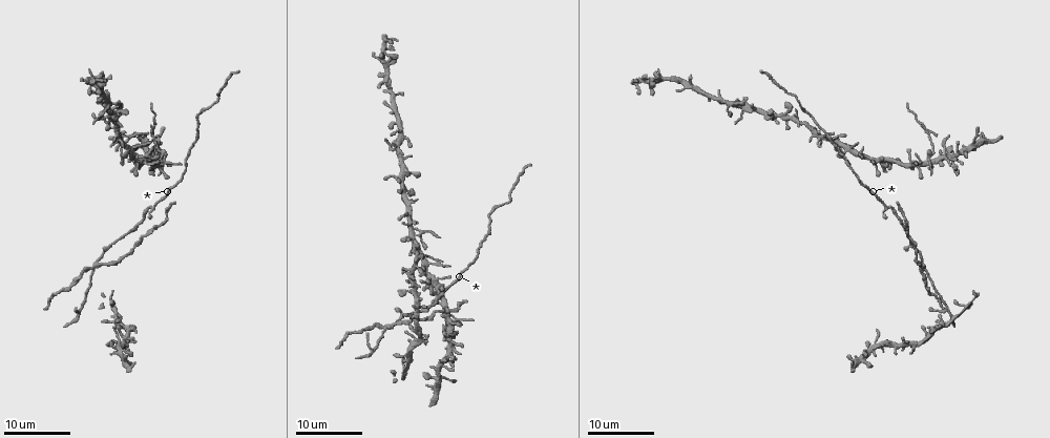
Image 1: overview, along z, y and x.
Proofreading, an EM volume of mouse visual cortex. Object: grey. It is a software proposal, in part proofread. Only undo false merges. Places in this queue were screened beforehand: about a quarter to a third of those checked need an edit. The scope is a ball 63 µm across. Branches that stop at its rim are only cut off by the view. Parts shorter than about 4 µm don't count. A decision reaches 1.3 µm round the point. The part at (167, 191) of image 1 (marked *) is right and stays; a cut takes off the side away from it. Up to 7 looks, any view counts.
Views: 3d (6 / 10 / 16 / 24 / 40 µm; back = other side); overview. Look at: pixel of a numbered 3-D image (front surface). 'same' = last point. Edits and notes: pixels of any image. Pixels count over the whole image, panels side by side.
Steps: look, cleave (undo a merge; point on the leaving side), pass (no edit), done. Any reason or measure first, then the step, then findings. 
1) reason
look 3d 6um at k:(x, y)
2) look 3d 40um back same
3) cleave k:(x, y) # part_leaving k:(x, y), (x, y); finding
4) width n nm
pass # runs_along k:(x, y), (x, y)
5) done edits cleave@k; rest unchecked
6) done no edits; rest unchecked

four or more arms meet
look 3d 16um at 1:(413, 226)

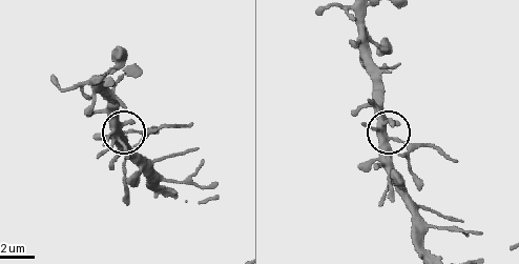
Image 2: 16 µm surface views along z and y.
zoom in
look 3d 10um at 2:(124, 133)

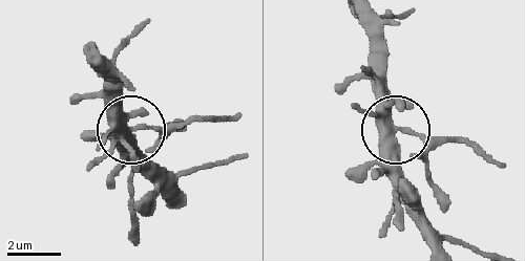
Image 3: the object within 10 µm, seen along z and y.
pass # one neuron here

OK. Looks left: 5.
looks like a crossing
look 3d 16um at 1:(389, 325)

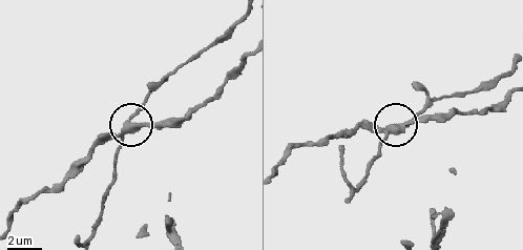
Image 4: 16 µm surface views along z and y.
look 3d 10um at 4:(393, 130)

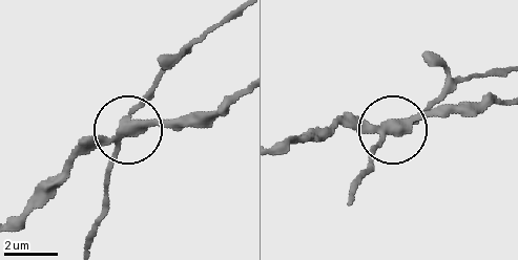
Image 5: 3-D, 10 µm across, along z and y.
cleave 5:(85, 147) # part_leaving 5:(127, 128), (206, 121), (240, 99); a second neuron is stuck on

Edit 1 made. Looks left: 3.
four or more arms meet
look 3d 16um at 1:(161, 157)

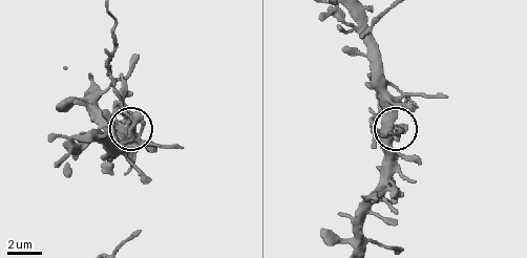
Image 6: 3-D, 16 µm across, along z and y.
look 3d 10um at 6:(395, 127)

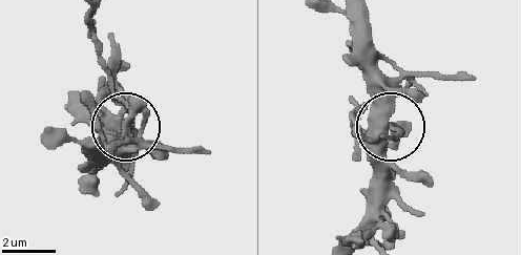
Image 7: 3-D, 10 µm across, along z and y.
cleave 7:(102, 64) # part_leaving 7:(130, 110), (112, 86), (92, 12); two neurons meet here

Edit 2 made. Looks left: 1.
done edits cleave@5, cleave@7; rest unchecked

